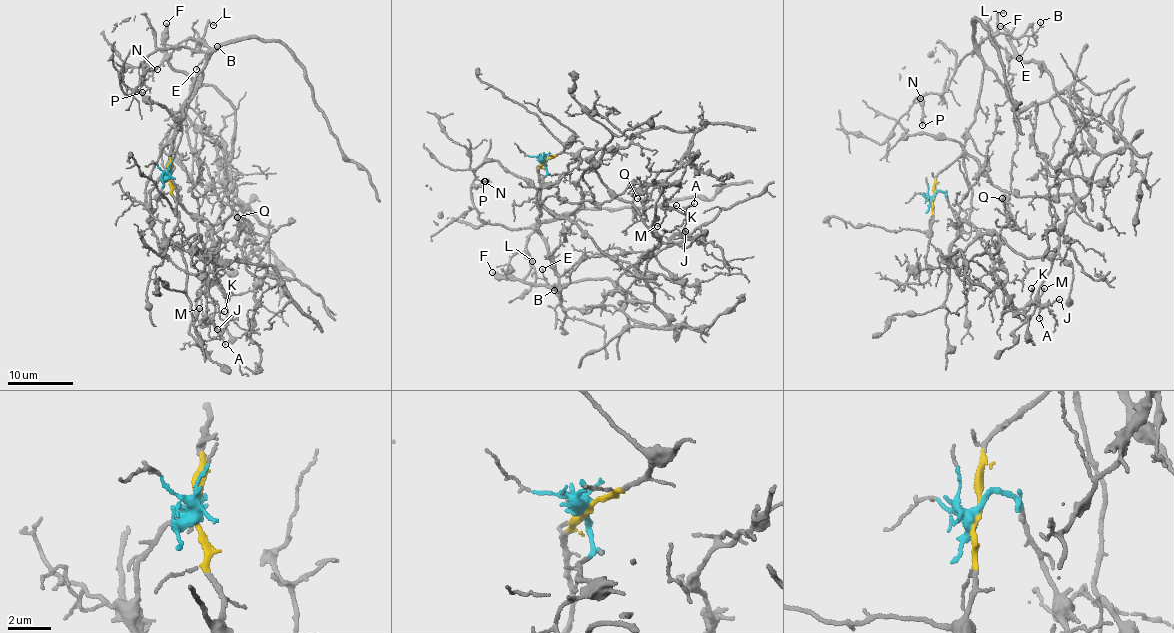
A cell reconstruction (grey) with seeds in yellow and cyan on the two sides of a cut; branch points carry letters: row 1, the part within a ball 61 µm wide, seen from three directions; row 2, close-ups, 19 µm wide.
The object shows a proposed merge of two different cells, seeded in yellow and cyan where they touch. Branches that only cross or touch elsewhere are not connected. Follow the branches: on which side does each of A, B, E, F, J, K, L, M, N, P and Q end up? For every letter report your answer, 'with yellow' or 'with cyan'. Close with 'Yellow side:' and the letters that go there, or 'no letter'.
A: with cyan
B: with yellow
E: with yellow
F: with yellow
J: with cyan
K: with cyan
L: with yellow
M: with cyan
N: with yellow
P: with yellow
Q: with cyan
Yellow side: B, E, F, L, N, P

